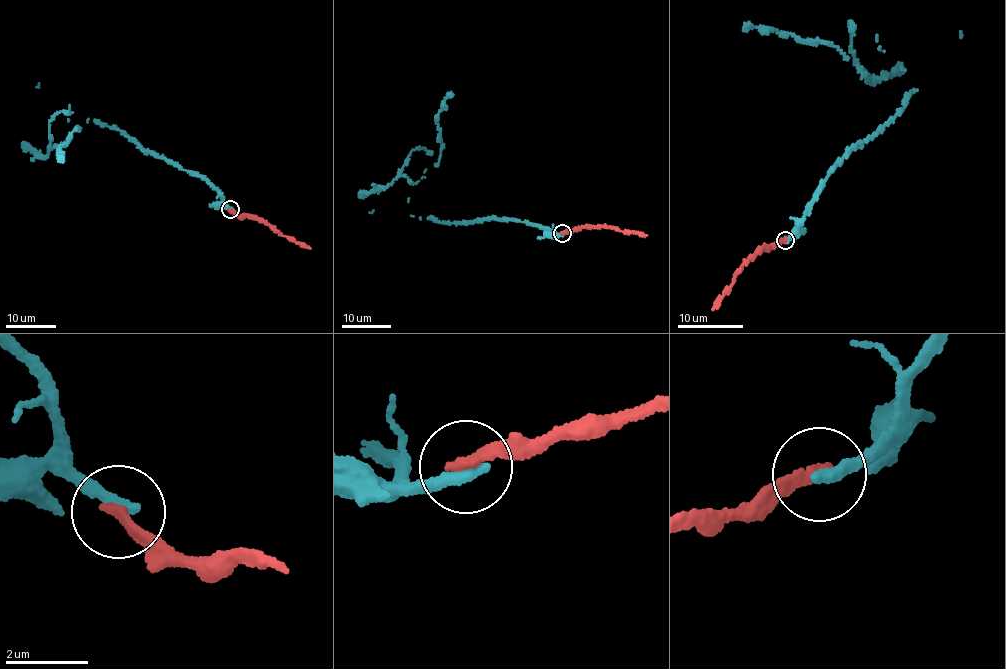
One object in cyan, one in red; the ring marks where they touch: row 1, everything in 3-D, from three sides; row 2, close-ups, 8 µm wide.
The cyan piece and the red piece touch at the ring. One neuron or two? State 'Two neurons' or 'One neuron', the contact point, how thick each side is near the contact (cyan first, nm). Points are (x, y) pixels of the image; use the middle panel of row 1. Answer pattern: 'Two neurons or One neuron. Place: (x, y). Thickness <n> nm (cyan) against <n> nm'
Two neurons. Place: (562, 233). Thickness 320 nm (cyan) against 280 nm

